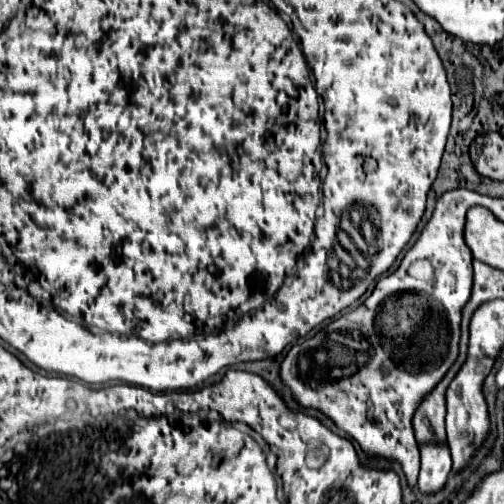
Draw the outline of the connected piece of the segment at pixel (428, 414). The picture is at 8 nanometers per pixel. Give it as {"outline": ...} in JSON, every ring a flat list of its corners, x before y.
{"outline":[[453,365,445,379,435,387,435,391,431,391,425,399,425,403,421,403,421,407,417,409,417,415,413,419,413,427,415,427,415,435,419,443,433,443,433,445,441,445,447,441,445,435,445,391,449,387,449,383,453,381,453,375,457,375,459,367]]}

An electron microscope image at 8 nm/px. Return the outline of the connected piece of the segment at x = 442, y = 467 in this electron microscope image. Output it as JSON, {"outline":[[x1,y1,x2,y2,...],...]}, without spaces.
{"outline":[[419,445,421,447,421,471,419,471,419,491,423,495,433,495,443,489,447,475,451,471,451,455,447,445]]}

